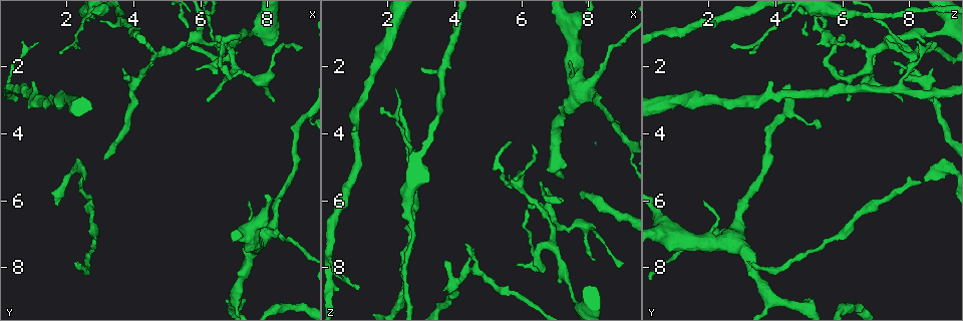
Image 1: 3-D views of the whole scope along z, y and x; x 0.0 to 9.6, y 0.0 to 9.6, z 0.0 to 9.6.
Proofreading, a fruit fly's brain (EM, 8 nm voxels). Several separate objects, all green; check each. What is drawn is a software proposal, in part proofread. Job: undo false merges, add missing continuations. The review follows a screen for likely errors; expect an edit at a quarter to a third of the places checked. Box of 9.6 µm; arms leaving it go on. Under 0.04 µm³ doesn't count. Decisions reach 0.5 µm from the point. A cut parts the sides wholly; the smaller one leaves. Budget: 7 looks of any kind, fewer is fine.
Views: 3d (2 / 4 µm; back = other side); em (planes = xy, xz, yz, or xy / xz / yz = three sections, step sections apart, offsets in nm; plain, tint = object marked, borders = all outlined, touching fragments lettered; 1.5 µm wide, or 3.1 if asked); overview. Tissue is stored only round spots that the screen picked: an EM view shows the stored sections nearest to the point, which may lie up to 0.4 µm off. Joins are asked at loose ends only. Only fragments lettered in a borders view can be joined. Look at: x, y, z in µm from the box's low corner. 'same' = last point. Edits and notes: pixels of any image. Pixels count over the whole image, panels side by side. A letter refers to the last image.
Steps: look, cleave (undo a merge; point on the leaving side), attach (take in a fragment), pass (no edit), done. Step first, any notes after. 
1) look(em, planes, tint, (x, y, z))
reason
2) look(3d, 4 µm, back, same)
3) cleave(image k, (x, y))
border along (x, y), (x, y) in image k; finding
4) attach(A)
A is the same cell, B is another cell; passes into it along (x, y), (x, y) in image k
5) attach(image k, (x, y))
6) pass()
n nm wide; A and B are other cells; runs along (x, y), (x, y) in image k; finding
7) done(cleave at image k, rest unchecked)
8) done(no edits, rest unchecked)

look(3d, 4 µm, (1.15, 1.30, 8.60))
tapers out

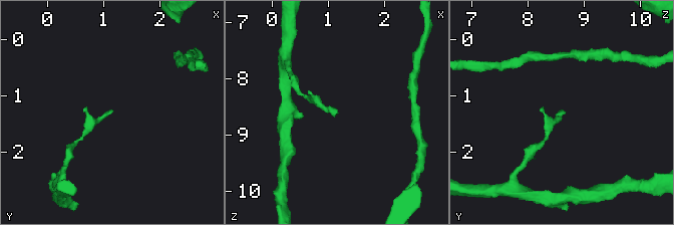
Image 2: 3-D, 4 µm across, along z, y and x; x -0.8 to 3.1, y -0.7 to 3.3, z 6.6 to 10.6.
look(em, planes, tint, (1.15, 1.30, 8.60))
need the tissue

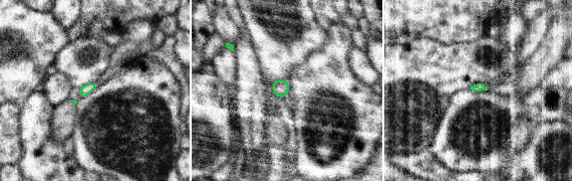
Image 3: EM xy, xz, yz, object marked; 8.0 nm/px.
look(em, planes, borders, same)
see the neighbours

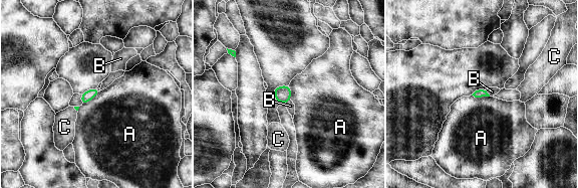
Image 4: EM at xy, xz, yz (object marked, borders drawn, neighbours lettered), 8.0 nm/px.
attach(B)
70 nm wide; B is the same cell, A and C are other cells; passes into it along (481, 92), (487, 92), (492, 91) in image 4; it goes on there

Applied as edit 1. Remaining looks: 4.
look(em, yz, step 4, tint, (4.55, 1.90, 7.40))
free end

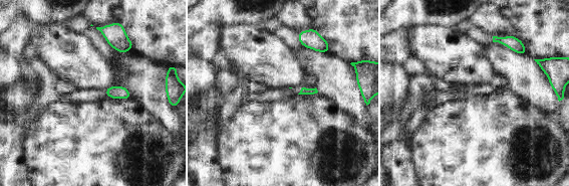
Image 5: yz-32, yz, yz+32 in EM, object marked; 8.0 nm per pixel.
look(em, planes, tint, same)

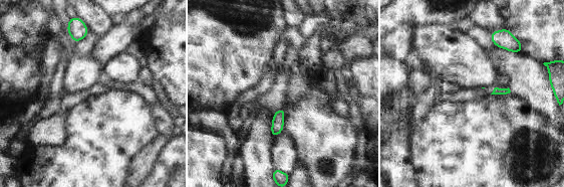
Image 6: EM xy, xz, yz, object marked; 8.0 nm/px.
look(em, planes, borders, same)

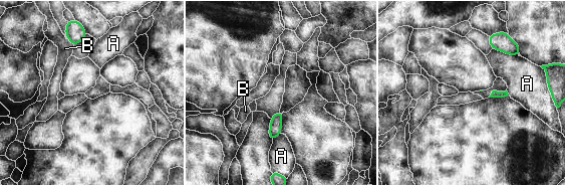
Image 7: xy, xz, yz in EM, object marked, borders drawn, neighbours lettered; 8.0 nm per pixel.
pass()
A and B are other cells; border along (493, 48), (518, 55) in image 7; no lettered fragment goes on from it

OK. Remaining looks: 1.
done(attach at image 4, rest unchecked)

